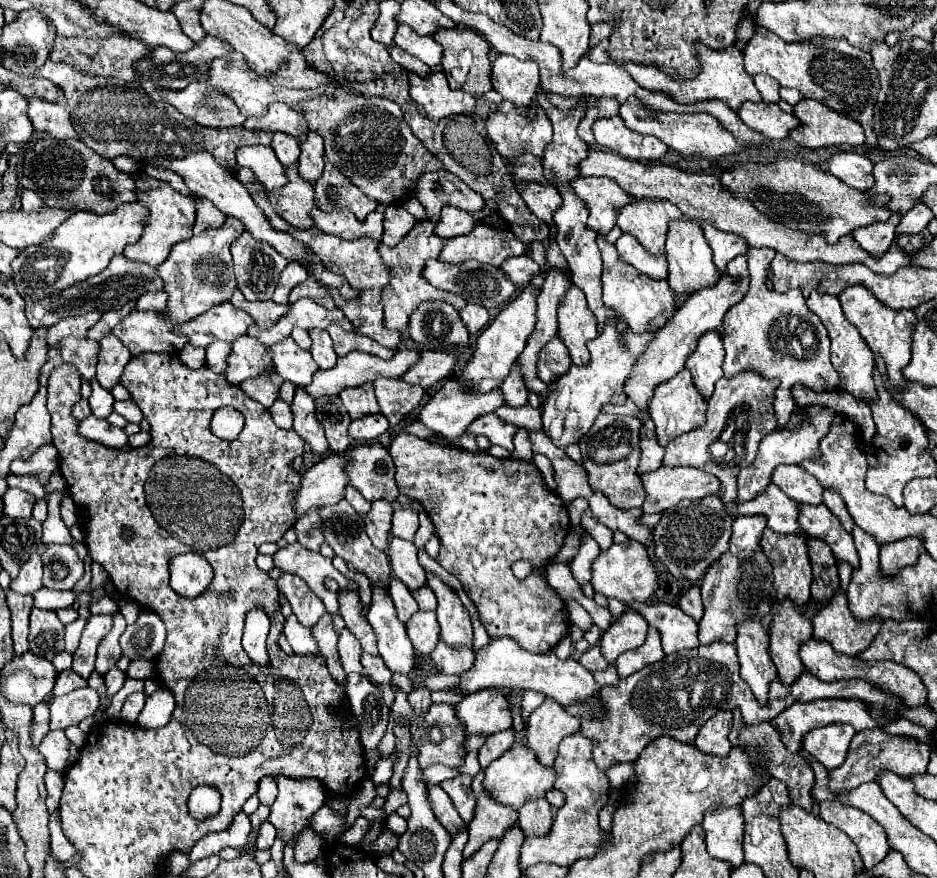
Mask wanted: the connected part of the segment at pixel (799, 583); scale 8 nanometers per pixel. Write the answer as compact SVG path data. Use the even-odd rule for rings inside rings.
M766 527L760 545L762 545L764 555L768 557L768 561L772 565L776 599L778 601L790 599L798 607L806 605L808 599L810 599L810 583L812 583L812 567L810 567L810 559L808 559L806 539L800 537L798 533L794 533L794 535L782 535L782 533L774 533L772 529Z

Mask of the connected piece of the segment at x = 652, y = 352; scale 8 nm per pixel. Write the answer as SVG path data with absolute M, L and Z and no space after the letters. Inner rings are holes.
M738 255L728 263L728 273L720 277L720 281L714 287L696 291L694 295L690 295L686 299L686 303L682 305L682 309L678 309L678 313L672 317L672 321L668 325L664 325L662 329L656 331L654 339L650 341L650 345L646 347L646 351L642 353L642 357L638 357L638 361L634 363L634 369L630 373L630 377L626 379L624 385L624 393L628 399L634 401L634 405L638 409L646 409L648 401L652 397L652 391L672 379L678 371L684 369L686 365L686 357L690 357L690 353L694 353L694 347L698 343L698 337L702 337L702 333L716 329L722 325L722 319L726 315L726 311L738 303L746 291L748 291L748 269L746 269L746 255ZM730 275L740 275L742 281L734 283L730 279Z

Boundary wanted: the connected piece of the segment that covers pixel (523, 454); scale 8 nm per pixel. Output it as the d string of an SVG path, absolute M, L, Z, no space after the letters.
M518 429L518 435L514 437L514 455L516 459L522 459L526 463L534 463L534 453L532 453L532 445L528 441L528 429Z

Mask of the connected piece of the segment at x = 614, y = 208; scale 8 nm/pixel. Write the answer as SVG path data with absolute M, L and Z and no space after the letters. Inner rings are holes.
M578 177L576 181L572 181L572 185L576 189L576 195L586 201L590 209L588 227L598 231L602 237L606 237L616 225L618 209L622 209L630 201L636 201L608 177Z

